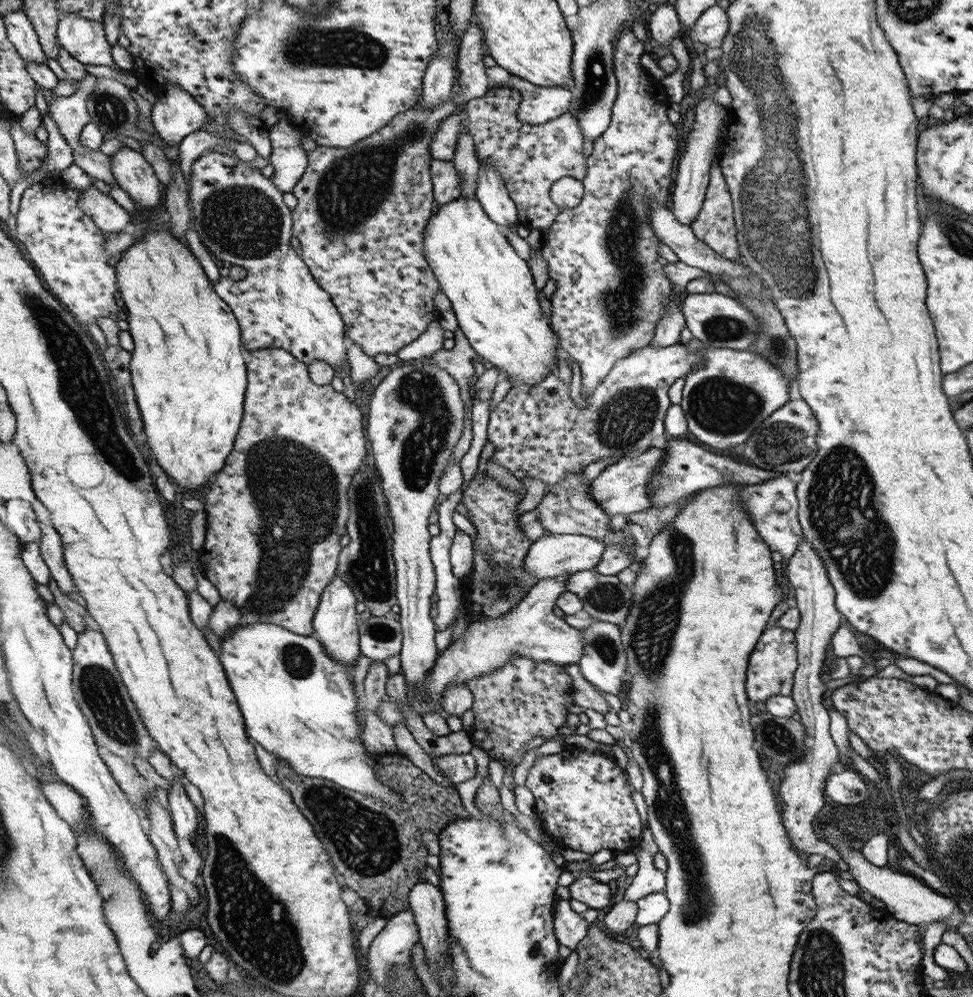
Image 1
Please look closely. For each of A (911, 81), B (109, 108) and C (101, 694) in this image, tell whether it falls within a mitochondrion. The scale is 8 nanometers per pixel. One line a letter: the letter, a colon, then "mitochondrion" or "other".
A: other
B: mitochondrion
C: mitochondrion

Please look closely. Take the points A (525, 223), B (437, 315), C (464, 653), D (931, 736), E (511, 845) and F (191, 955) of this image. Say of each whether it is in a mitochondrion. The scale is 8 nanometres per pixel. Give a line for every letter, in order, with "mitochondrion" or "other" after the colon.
A: other
B: other
C: other
D: other
E: mitochondrion
F: other

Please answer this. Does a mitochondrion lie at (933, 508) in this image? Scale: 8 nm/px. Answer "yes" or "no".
no

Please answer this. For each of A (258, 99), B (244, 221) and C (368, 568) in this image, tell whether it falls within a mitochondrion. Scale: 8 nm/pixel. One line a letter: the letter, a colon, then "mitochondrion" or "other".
A: other
B: mitochondrion
C: mitochondrion

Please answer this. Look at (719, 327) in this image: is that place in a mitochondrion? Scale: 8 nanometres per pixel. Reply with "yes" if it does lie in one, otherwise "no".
yes

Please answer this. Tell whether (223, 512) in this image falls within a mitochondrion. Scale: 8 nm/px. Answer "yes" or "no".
no

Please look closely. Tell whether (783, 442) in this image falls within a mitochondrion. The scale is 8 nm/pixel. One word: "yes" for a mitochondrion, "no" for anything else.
yes

